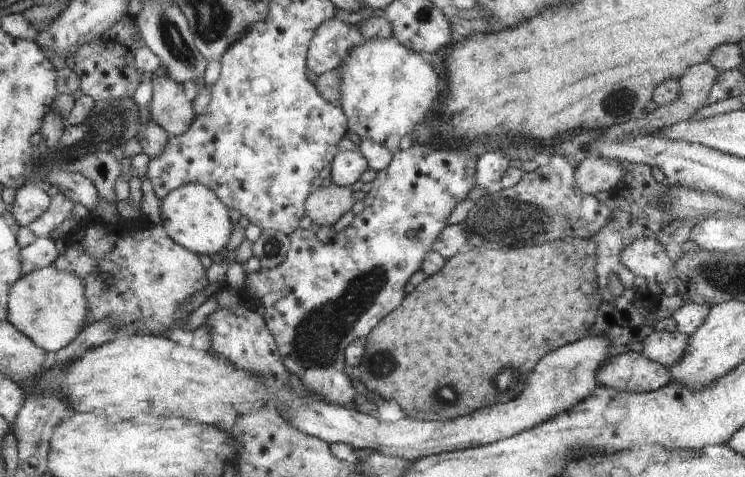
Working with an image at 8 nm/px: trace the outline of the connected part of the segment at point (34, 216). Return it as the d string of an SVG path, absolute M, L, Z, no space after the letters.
M28 183L17 191L12 212L22 227L29 227L51 209L53 199L40 184Z

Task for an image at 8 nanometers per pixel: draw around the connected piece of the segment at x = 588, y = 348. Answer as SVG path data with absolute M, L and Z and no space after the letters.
M590 332L579 341L568 343L544 356L530 373L525 389L519 394L517 399L500 405L494 405L493 407L484 407L471 415L456 417L449 421L425 421L422 419L413 419L408 416L398 419L397 421L385 421L356 411L355 409L331 405L330 403L318 400L315 396L301 397L295 403L295 410L290 413L284 411L284 414L286 414L286 418L288 415L291 416L291 420L288 422L294 425L298 430L313 437L323 439L323 441L329 445L332 443L346 443L356 450L378 451L386 456L398 457L407 461L417 461L419 458L430 455L489 445L490 443L507 439L508 437L519 435L528 429L536 428L542 423L552 420L557 414L567 411L571 406L584 400L598 386L597 372L603 364L607 362L610 345L610 339L606 335Z

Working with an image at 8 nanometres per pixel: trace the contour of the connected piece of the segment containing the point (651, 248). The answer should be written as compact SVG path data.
M636 239L623 250L622 261L632 274L646 280L653 295L664 294L674 261L658 239Z

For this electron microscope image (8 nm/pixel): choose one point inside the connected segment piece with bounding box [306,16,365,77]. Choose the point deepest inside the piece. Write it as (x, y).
(330, 47)

